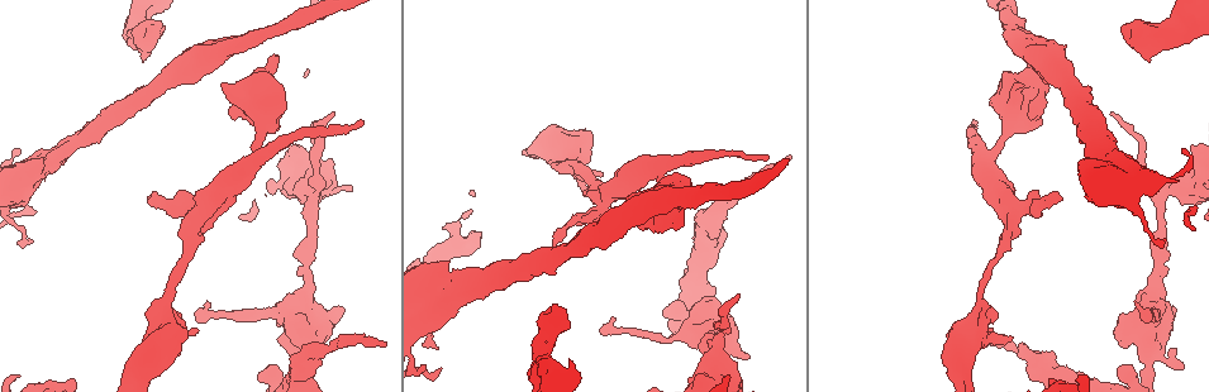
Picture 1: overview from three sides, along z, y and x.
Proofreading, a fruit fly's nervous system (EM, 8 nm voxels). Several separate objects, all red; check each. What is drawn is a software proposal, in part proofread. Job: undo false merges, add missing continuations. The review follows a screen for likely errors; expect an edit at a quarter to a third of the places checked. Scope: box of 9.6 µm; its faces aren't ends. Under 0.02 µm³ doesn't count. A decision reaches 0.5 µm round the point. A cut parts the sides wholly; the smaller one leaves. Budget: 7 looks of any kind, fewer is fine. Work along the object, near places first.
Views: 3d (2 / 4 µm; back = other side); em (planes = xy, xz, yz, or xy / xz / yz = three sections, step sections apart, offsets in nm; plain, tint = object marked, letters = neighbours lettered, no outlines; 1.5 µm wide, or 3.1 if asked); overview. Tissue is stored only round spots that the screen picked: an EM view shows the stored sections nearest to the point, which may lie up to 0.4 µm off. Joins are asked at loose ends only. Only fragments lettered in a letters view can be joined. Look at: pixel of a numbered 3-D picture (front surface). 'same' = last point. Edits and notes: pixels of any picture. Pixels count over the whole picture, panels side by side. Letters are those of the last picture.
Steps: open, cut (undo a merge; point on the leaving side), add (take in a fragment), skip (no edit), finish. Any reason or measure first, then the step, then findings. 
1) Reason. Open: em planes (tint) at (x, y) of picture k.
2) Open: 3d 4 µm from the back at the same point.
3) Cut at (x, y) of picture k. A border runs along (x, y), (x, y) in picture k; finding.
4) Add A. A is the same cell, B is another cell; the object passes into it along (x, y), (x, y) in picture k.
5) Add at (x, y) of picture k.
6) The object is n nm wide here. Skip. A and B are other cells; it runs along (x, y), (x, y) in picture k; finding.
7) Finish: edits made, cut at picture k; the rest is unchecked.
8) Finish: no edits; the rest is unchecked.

An open end. Open: 3d 2 µm at (1052, 353) of picture 1.

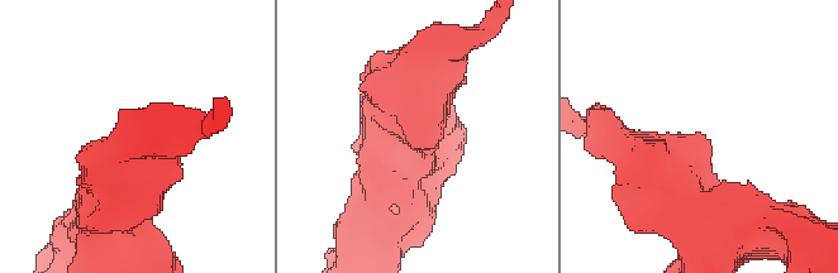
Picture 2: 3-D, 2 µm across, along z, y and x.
Shape alone is not enough. Open: em yz step 8 (plain) at (408, 144) of picture 2.

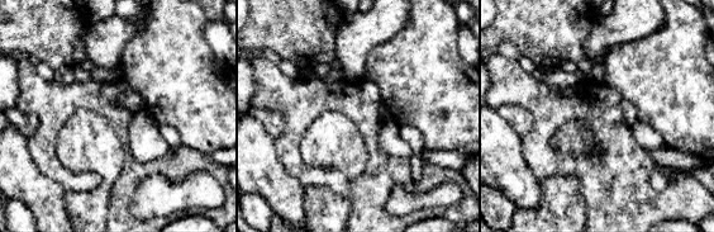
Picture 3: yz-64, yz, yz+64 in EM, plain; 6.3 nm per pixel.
Open: em yz step 8 (letters) at the same point.

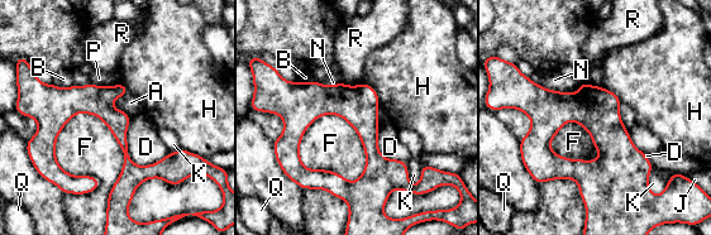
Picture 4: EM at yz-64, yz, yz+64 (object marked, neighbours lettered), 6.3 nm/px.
The object is 140 nm wide here. Skip. A, B, D, F, H, J, K, N, P, Q and R are other cells; it runs along (53, 111), (98, 105), (137, 171), (194, 157) in picture 4; none of them fits.

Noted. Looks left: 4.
Free end. Open: em planes (plain) at (206, 301) of picture 1.

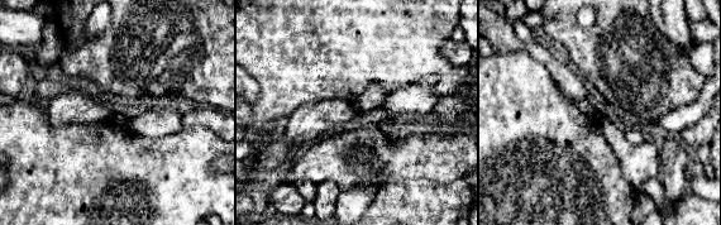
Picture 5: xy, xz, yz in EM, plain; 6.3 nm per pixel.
What lies round it. Open: em planes (letters) at the same point.

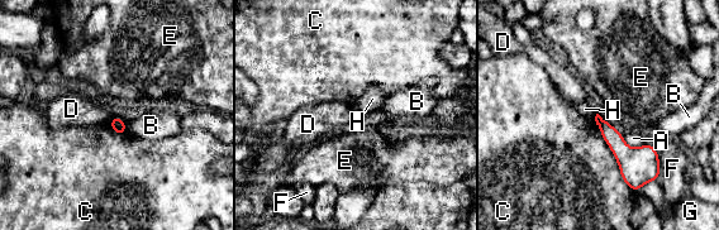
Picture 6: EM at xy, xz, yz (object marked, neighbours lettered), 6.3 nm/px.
Skip. A, B, C, D, E, F, G and H are other cells; a border runs along (112, 118), (109, 121) in picture 6; none of them fits.

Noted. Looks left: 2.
An open end. Open: em planes (letters) at (1184, 366) of picture 1.

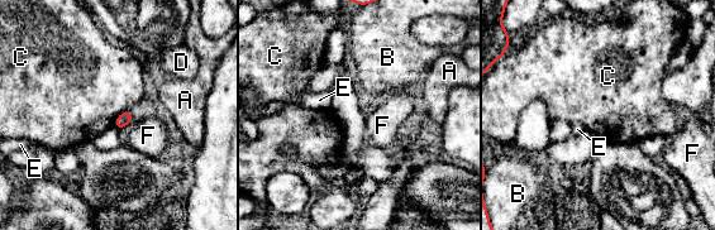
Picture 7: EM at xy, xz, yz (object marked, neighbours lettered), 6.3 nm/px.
Skip. A, B, C, D, E and F are other cells; a border runs along (129, 108), (111, 124) in picture 7; no lettered fragment goes on from it.

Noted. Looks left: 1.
Finish: no edits; the rest is unchecked.

